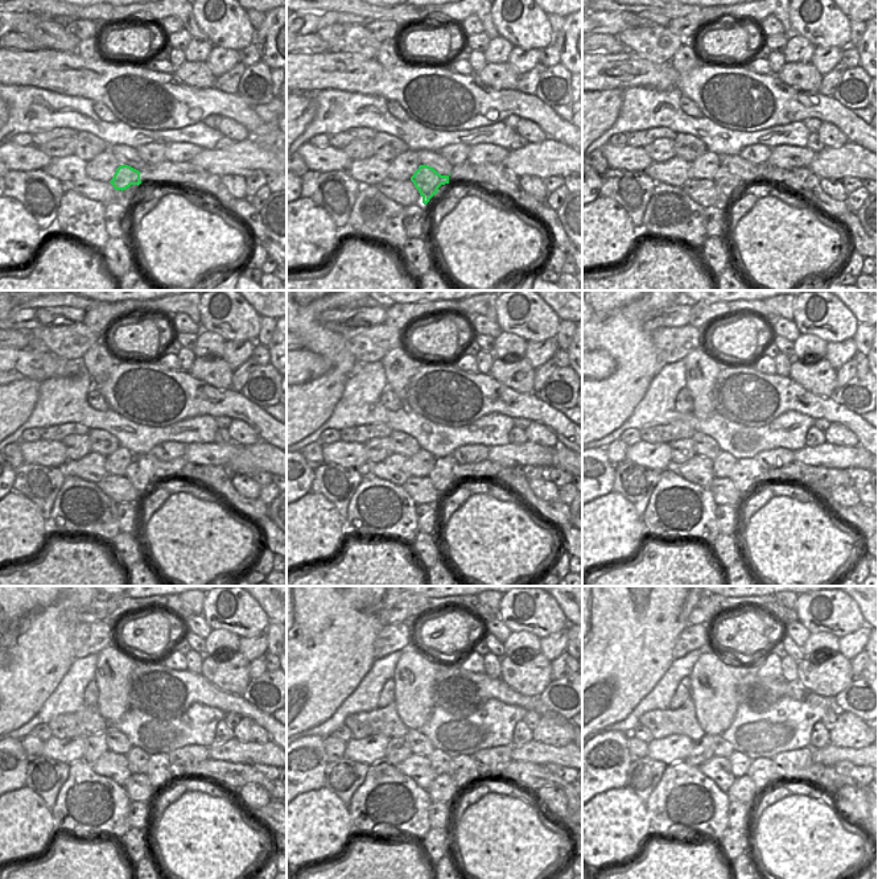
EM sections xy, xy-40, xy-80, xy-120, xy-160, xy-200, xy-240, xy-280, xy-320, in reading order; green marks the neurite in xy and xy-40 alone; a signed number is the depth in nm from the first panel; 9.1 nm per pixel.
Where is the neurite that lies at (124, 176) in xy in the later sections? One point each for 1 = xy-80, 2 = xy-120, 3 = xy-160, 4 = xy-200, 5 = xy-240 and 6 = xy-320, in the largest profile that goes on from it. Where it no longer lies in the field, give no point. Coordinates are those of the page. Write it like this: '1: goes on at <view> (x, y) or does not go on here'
1: goes on at xy-80 (726, 182)
2: goes on at xy-120 (139, 473)
3: goes on at xy-160 (444, 474)
4: goes on at xy-200 (746, 473)
5: goes on at xy-240 (160, 771)
6: goes on at xy-320 (762, 771)

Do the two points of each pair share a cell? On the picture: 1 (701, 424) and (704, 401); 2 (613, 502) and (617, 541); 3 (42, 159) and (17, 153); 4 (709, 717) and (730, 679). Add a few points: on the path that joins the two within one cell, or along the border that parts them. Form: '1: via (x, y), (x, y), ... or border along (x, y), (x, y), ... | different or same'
1: border along (691, 413), (697, 417), (709, 417), (714, 413) | different
2: via (613, 511), (613, 532) | same
3: via (36, 159), (24, 155) | same
4: via (714, 708), (716, 693), (721, 688) | same

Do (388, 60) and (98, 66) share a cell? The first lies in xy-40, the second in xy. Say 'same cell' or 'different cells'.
different cells

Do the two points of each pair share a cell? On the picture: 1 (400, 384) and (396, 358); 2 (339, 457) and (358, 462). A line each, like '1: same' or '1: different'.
1: same
2: same

